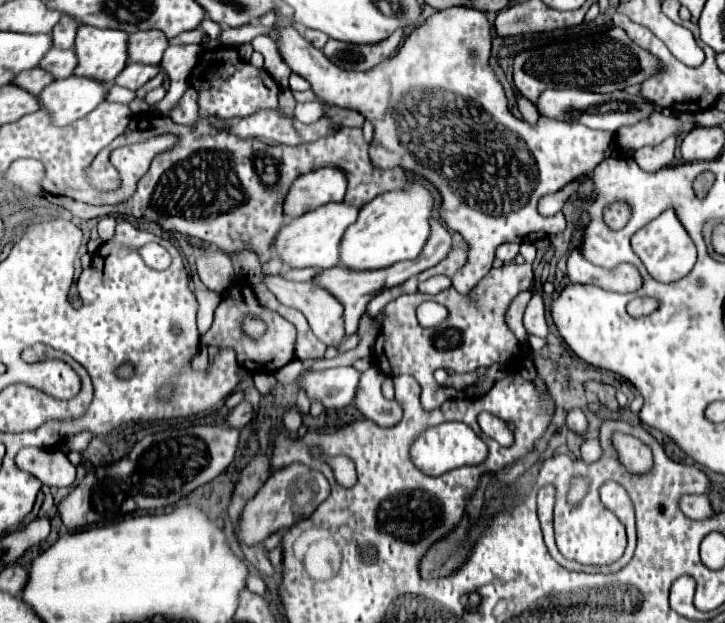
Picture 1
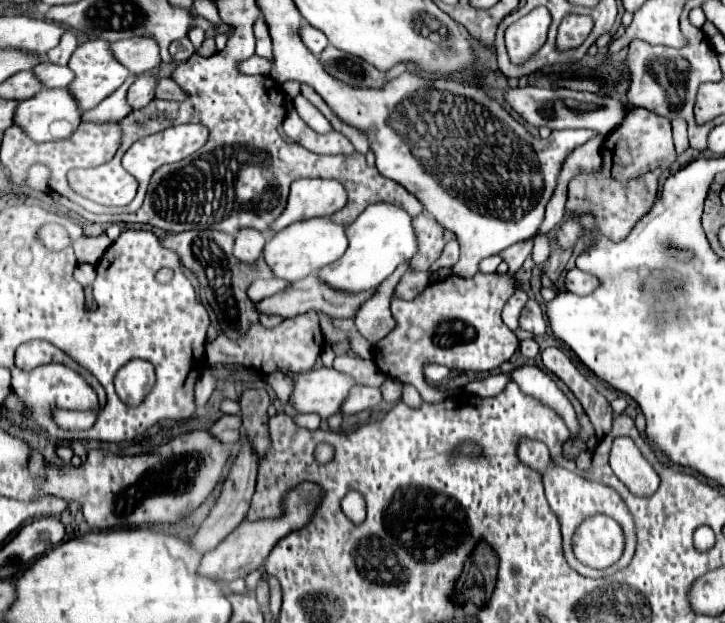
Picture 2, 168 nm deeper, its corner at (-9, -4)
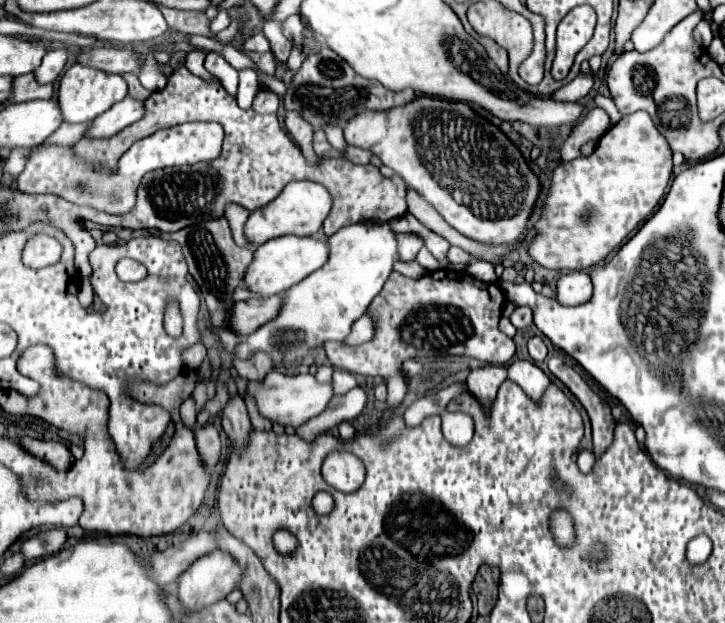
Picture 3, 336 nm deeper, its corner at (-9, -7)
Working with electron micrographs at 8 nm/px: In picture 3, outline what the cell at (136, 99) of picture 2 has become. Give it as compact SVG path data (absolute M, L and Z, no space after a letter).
M126 96L122 102L114 104L108 112L100 114L92 126L88 128L88 132L84 134L84 138L108 138L118 134L120 130L124 130L126 126L130 126L132 122L140 120L140 116L144 116L144 102L134 100L130 96Z

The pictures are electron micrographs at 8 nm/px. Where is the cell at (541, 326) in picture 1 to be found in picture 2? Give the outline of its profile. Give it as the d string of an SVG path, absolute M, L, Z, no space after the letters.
M530 299L526 303L526 307L522 309L520 315L520 327L530 331L532 335L544 335L546 333L546 321L544 321L544 313L540 309L540 303L536 299Z

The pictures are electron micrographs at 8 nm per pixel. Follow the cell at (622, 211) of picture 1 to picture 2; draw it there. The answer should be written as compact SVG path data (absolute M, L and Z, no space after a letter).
M632 109L630 115L624 119L622 127L618 127L614 133L608 135L608 139L602 145L602 169L596 175L578 175L570 181L568 187L568 211L574 213L572 221L564 221L558 229L558 243L562 249L574 247L578 237L584 233L584 229L578 225L578 215L590 211L600 227L600 231L610 237L612 241L622 241L632 227L650 211L650 205L656 201L658 191L658 179L660 175L676 161L676 147L672 141L672 129L670 121L648 111L648 109Z

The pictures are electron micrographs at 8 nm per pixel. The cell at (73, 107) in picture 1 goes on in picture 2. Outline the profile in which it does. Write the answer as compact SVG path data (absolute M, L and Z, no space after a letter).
M42 89L34 97L20 101L16 109L16 125L20 125L34 141L58 141L70 137L82 121L82 109L68 89Z

